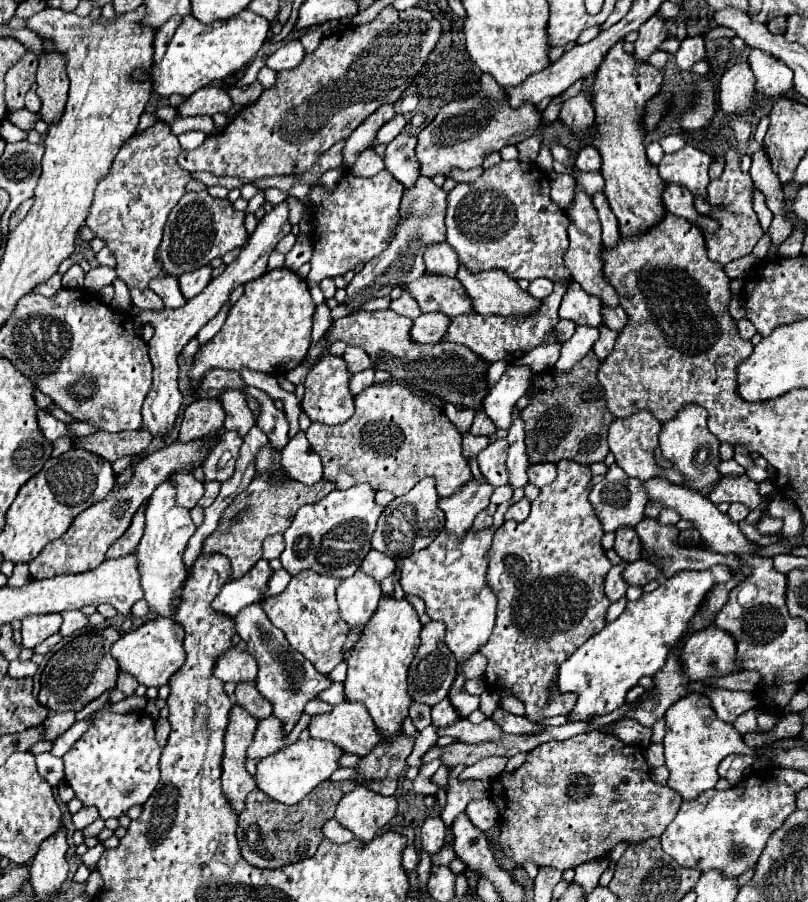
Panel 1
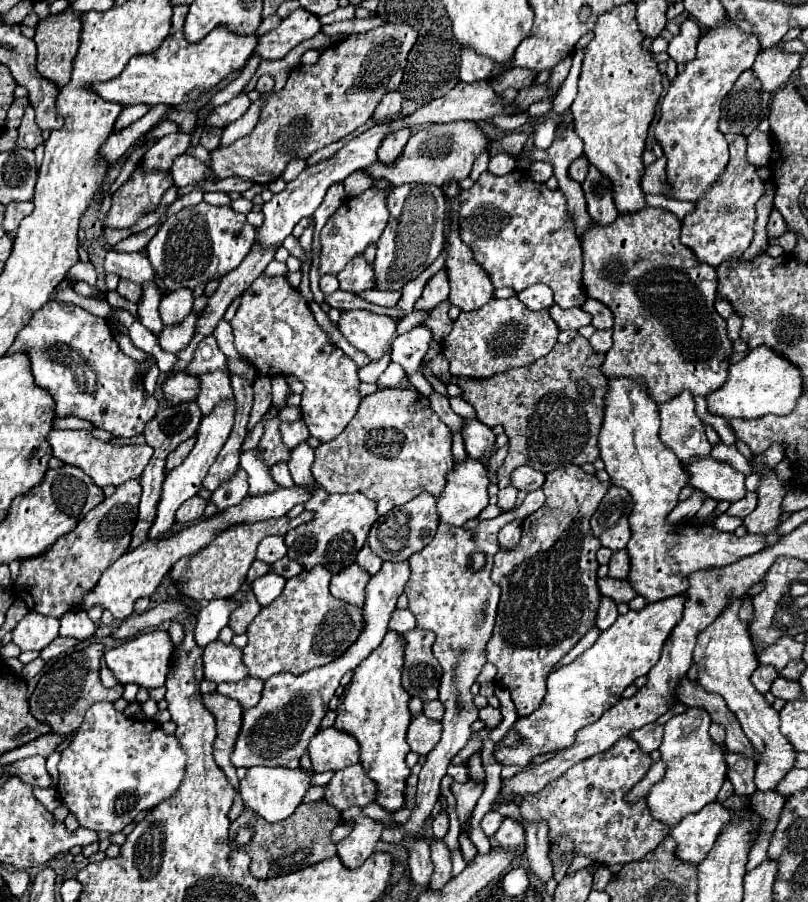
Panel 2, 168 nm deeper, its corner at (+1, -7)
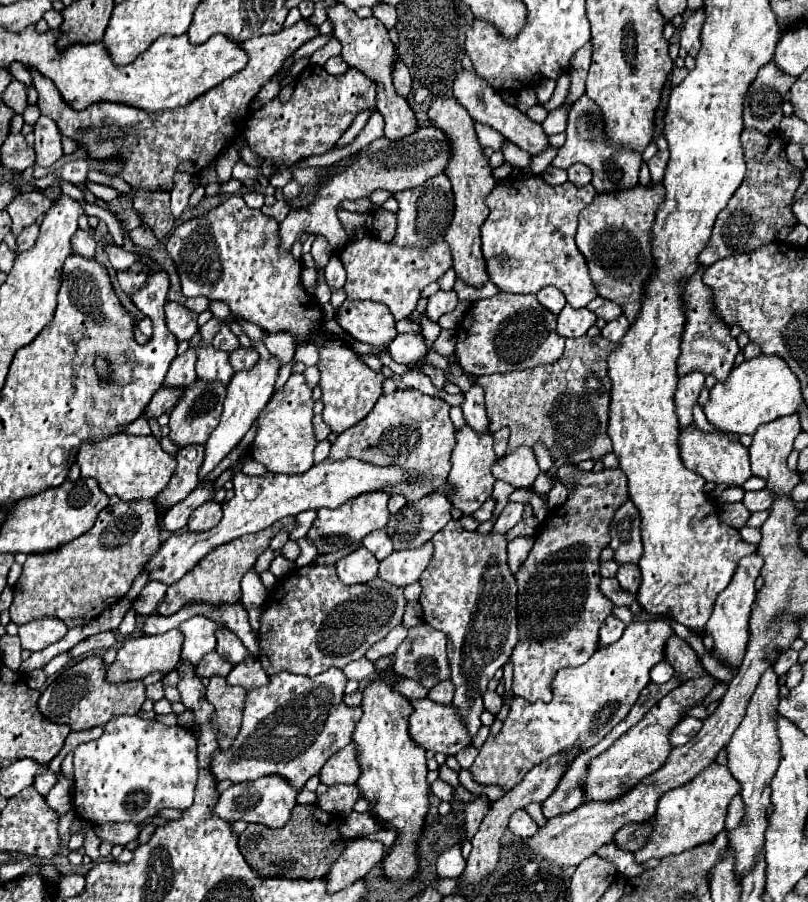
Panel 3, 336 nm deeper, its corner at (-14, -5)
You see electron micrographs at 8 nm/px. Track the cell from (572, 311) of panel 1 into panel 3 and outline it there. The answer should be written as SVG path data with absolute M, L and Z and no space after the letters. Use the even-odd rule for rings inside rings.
M565 304L557 318L557 332L565 338L579 338L583 336L593 324L597 322L597 316L587 308L573 308L571 304Z

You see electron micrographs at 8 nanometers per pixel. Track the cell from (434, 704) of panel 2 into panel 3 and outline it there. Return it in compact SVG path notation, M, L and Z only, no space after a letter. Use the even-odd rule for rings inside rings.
M445 680L445 682L437 684L435 688L431 688L429 698L431 698L431 700L435 700L437 704L451 704L453 690L455 690L455 688L451 688L451 682L449 682L449 680Z

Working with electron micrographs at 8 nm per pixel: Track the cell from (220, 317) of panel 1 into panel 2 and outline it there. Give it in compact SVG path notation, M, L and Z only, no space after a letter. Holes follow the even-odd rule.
M208 336L204 342L200 342L200 348L196 348L194 362L188 366L188 374L202 374L202 372L212 372L214 368L226 368L226 356L220 352L214 336Z

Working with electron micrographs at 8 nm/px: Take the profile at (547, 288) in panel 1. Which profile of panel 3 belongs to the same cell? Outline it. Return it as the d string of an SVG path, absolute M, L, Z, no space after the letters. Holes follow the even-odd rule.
M547 286L543 290L537 292L537 300L547 308L551 310L553 314L559 314L565 306L565 296L555 288L555 286Z

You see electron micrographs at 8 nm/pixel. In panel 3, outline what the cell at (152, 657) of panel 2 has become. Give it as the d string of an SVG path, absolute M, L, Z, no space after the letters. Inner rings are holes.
M179 628L169 630L165 634L157 634L157 636L131 638L119 648L115 662L107 668L107 680L127 682L127 680L143 680L145 676L149 676L153 672L169 674L171 670L175 670L177 662L181 660L181 644L183 644L183 634Z

